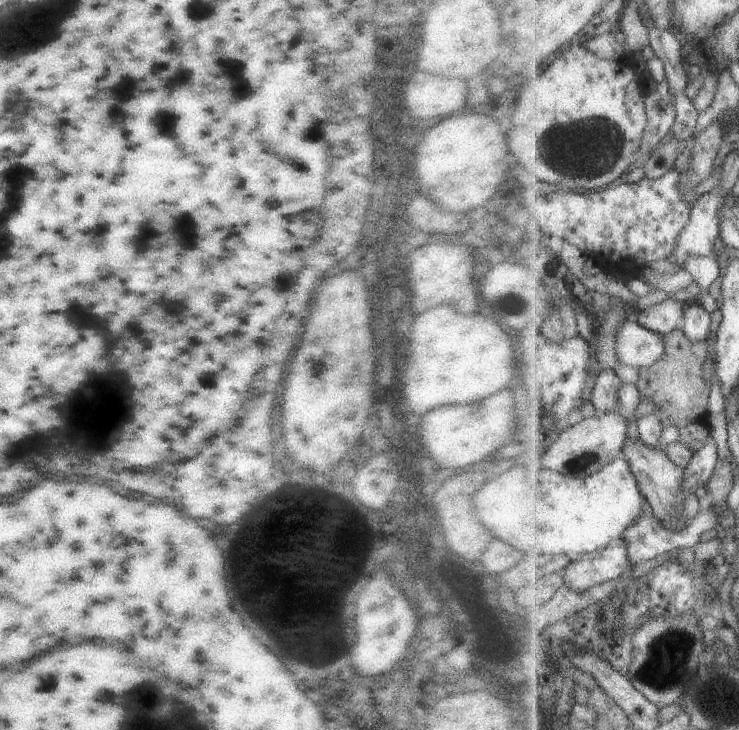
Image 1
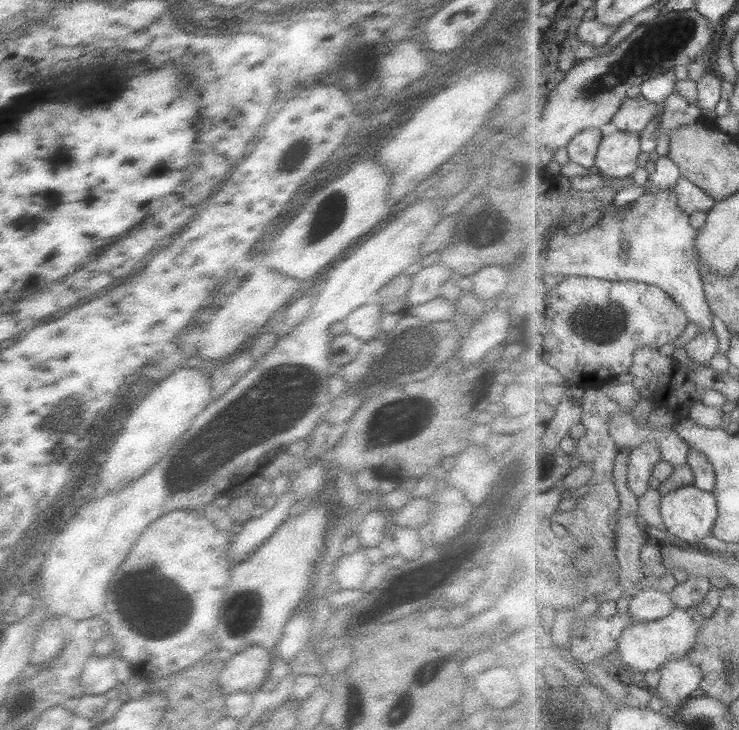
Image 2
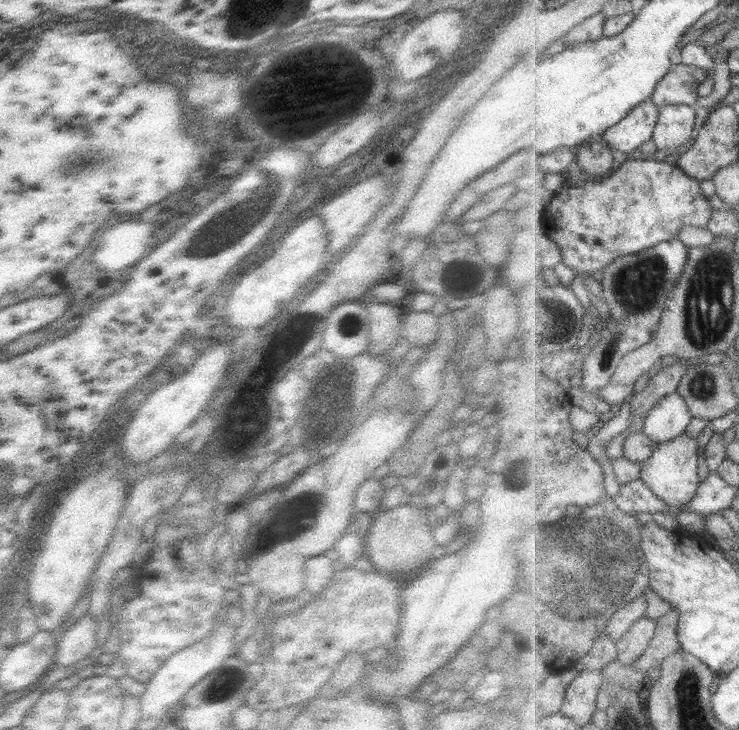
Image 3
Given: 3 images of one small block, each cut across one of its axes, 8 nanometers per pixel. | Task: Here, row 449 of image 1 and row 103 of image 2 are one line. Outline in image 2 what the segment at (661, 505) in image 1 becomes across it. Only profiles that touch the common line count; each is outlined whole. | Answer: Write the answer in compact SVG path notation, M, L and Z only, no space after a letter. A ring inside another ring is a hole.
M641 95L637 98L628 97L623 108L612 119L612 123L618 131L640 134L652 120L656 120L656 116L660 113L665 114L665 112L666 103L654 104Z

